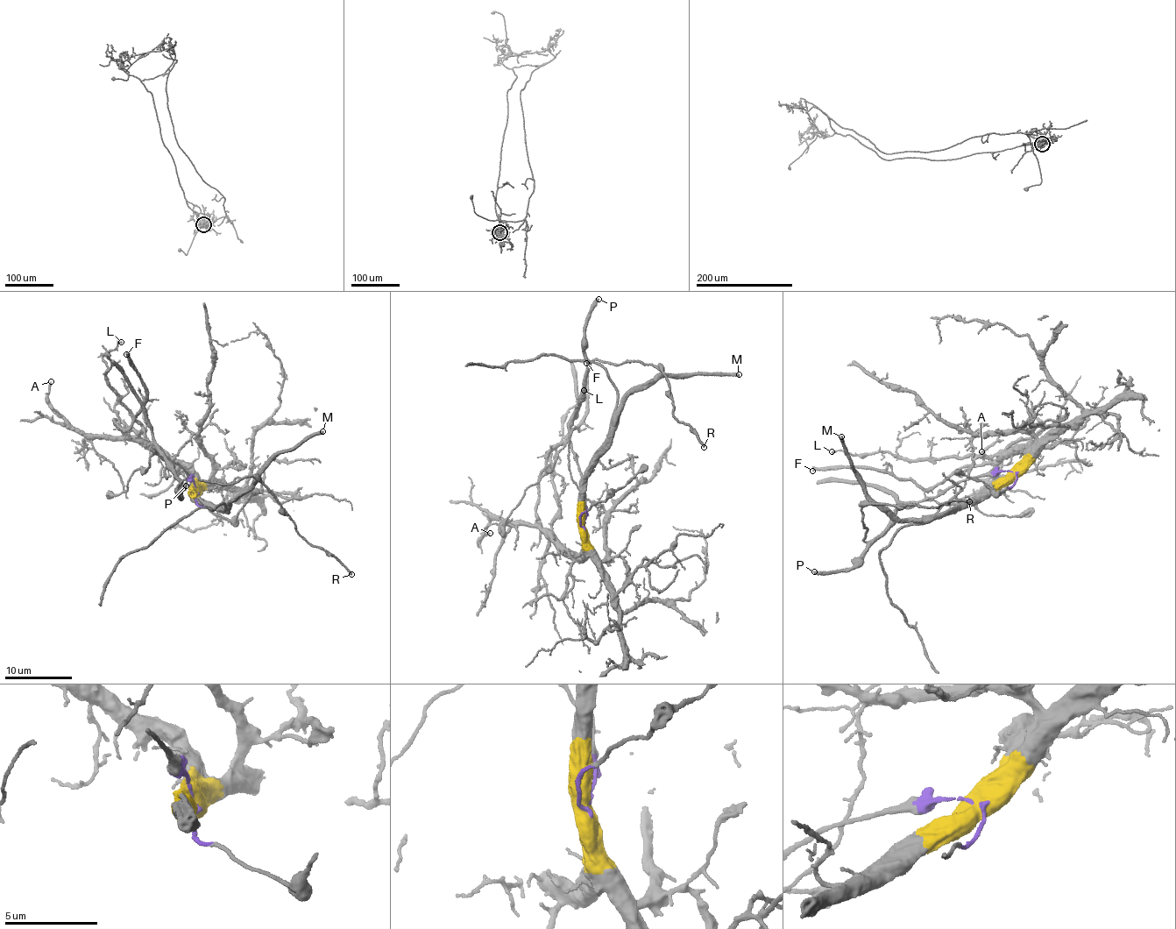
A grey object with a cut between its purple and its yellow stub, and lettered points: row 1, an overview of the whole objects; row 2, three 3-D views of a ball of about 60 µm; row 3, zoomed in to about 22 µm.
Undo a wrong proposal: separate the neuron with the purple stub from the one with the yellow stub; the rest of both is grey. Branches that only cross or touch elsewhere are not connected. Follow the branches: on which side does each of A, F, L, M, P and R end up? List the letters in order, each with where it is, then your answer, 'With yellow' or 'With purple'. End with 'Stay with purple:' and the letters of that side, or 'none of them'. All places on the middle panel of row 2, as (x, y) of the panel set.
A: Place: (490, 533). With yellow
F: Place: (586, 363). With yellow
L: Place: (584, 390). With yellow
M: Place: (739, 374). With yellow
P: Place: (598, 299). With purple
R: Place: (704, 447). With purple
Stay with purple: P, R

